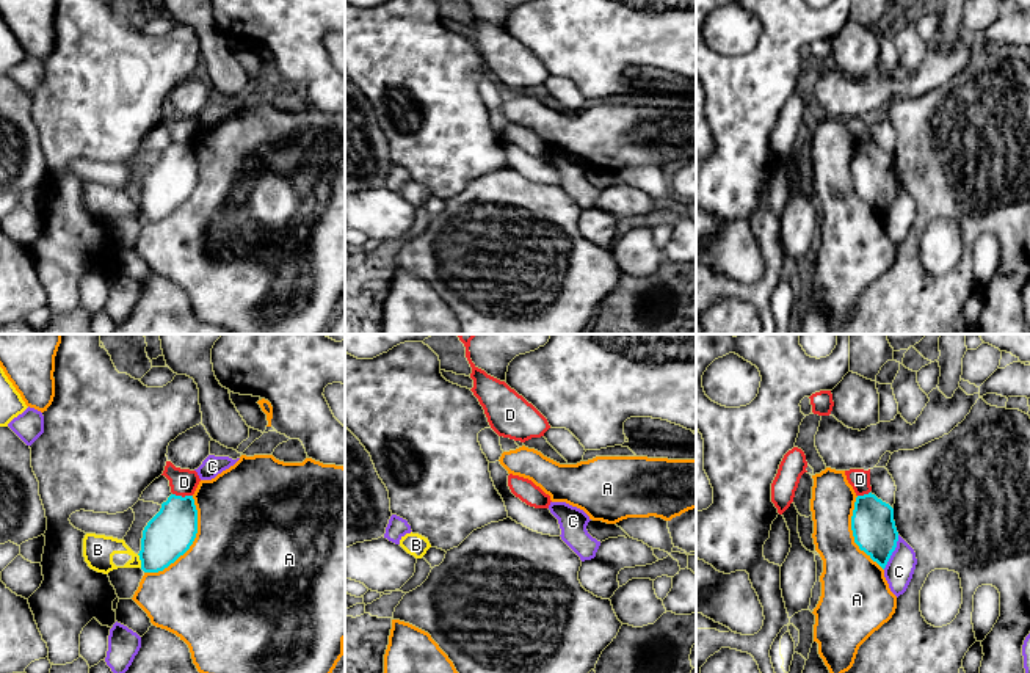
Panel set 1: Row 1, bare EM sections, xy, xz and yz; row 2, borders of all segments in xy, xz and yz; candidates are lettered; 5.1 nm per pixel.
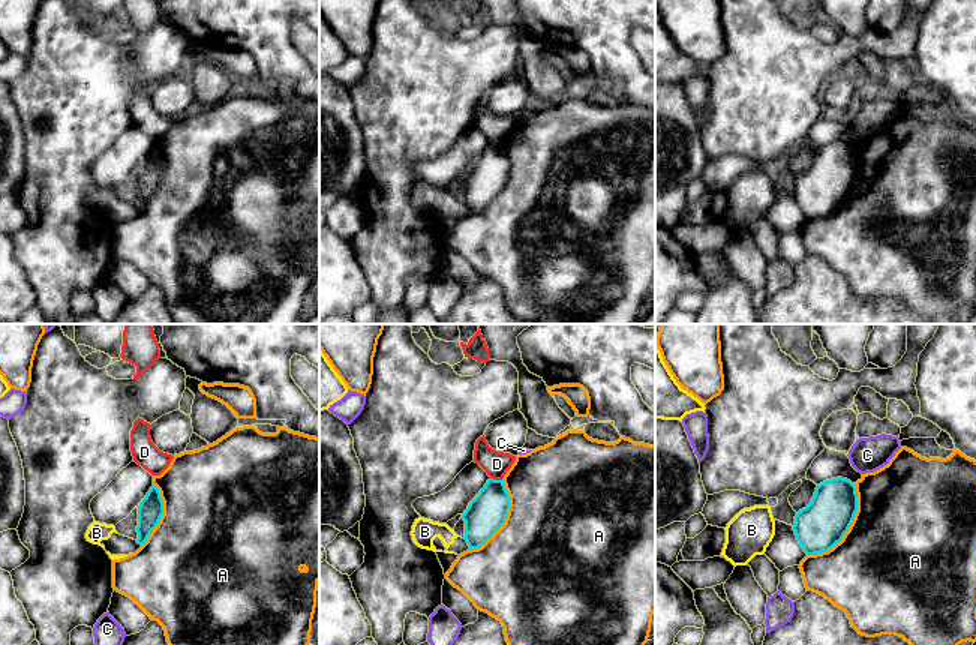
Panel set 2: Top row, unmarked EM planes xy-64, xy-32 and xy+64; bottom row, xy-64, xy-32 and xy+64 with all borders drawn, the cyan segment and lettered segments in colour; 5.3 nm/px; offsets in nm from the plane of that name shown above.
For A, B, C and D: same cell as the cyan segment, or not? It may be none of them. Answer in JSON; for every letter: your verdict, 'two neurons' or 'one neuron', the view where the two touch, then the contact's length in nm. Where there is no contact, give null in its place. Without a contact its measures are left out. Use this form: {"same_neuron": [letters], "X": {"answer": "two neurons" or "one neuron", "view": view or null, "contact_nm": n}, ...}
{"same_neuron": [], "A": {"answer": "two neurons", "view": "xy", "contact_nm": 480}, "B": {"answer": "two neurons", "view": "xy", "contact_nm": 80}, "C": {"answer": "two neurons", "view": "yz", "contact_nm": 190}, "D": {"answer": "two neurons", "view": "xy", "contact_nm": 110}}

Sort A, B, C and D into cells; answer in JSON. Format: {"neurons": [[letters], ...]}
{"neurons": [["A"], ["B"], ["C"], ["D"]]}

